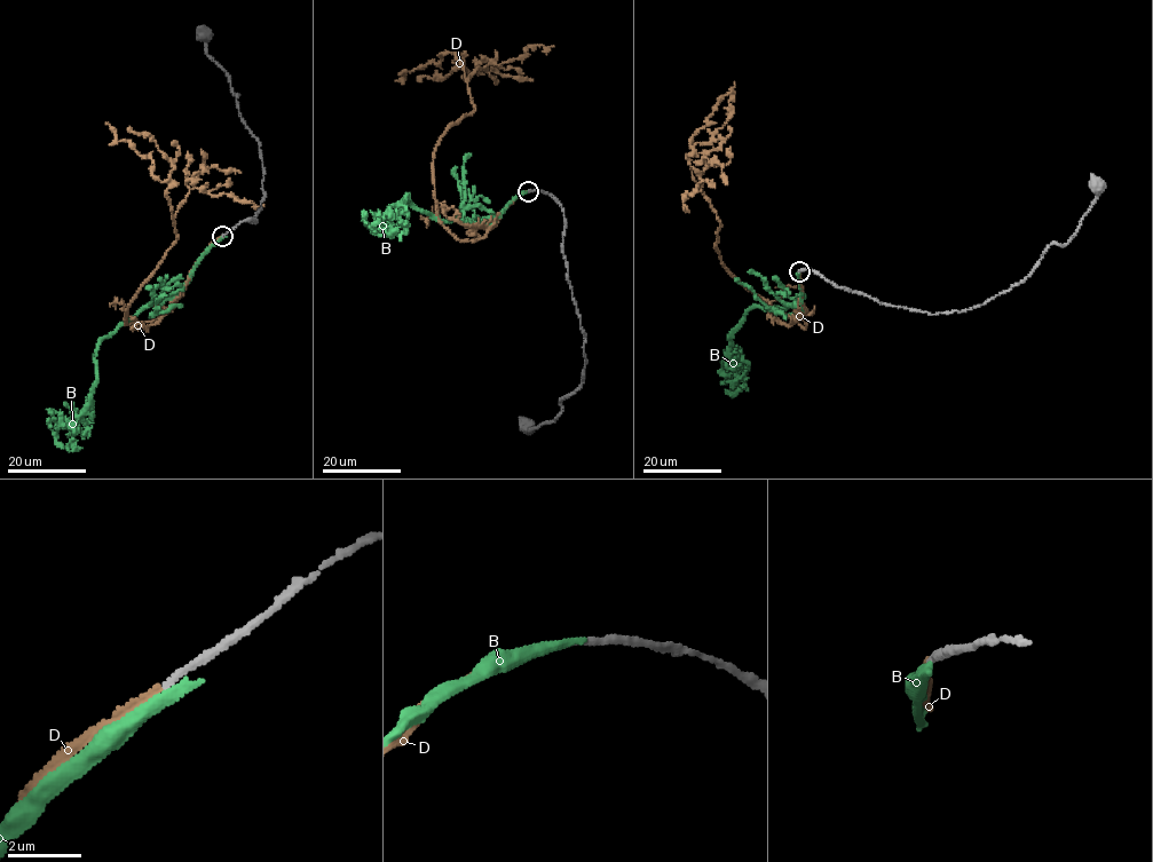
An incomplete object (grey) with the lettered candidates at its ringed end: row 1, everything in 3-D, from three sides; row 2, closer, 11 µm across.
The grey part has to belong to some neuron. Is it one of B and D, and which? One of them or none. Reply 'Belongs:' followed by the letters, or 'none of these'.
Belongs: D

